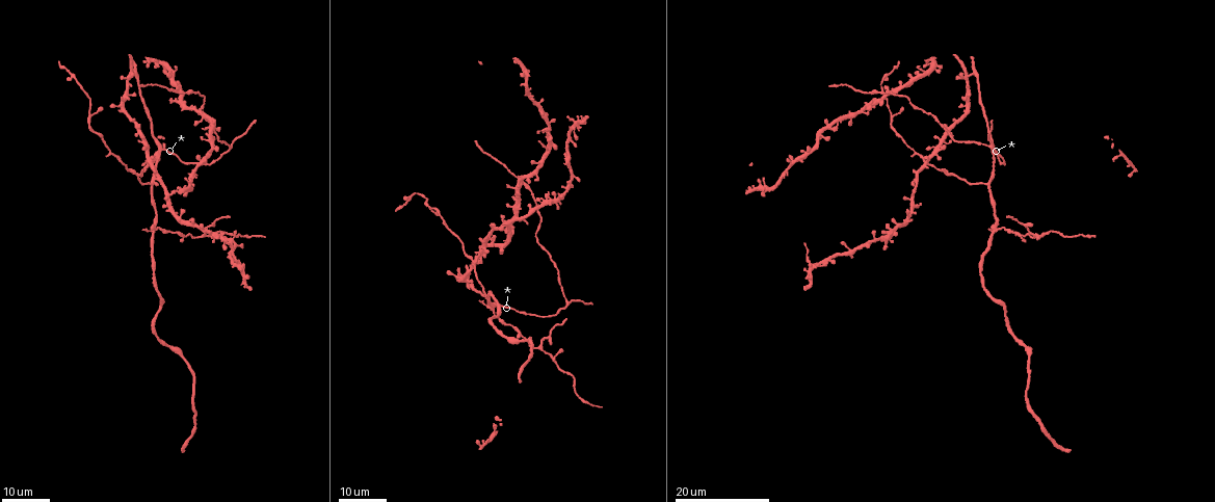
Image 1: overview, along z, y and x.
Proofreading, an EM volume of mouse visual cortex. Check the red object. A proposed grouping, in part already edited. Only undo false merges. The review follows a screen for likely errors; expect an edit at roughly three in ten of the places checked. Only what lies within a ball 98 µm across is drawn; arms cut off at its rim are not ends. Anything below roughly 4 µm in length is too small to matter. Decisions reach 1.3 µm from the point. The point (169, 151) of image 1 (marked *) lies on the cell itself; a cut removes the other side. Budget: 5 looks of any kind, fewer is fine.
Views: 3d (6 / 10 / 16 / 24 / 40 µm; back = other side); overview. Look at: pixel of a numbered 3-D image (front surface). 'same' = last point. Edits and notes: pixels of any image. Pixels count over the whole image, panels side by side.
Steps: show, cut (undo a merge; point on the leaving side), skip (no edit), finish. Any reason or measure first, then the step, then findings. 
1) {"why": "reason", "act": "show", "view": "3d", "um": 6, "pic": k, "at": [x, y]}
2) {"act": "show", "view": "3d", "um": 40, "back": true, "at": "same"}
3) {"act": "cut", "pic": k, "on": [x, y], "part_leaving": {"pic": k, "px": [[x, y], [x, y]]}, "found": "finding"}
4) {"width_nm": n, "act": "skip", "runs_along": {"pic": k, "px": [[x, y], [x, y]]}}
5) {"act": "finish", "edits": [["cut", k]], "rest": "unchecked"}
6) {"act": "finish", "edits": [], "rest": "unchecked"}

{"why": "small branch off a trunk", "act": "show", "view": "3d", "um": 16, "pic": 1, "at": [491, 309]}

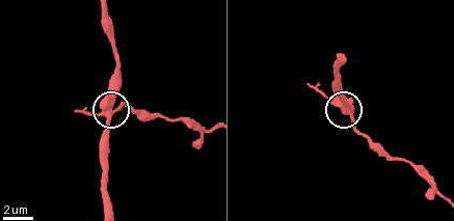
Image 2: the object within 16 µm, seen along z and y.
{"act": "show", "view": "3d", "um": 6, "pic": 2, "at": [344, 108]}

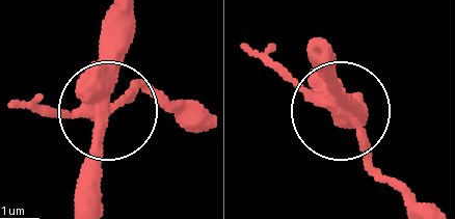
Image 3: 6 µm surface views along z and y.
{"arms": 4, "act": "cut", "pic": 3, "on": [132, 101], "part_leaving": {"pic": 3, "px": [[95, 93], [114, 100], [144, 86], [204, 106]]}, "found": "a second cell is stuck on"}

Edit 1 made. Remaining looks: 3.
{"act": "show", "view": "overview"}

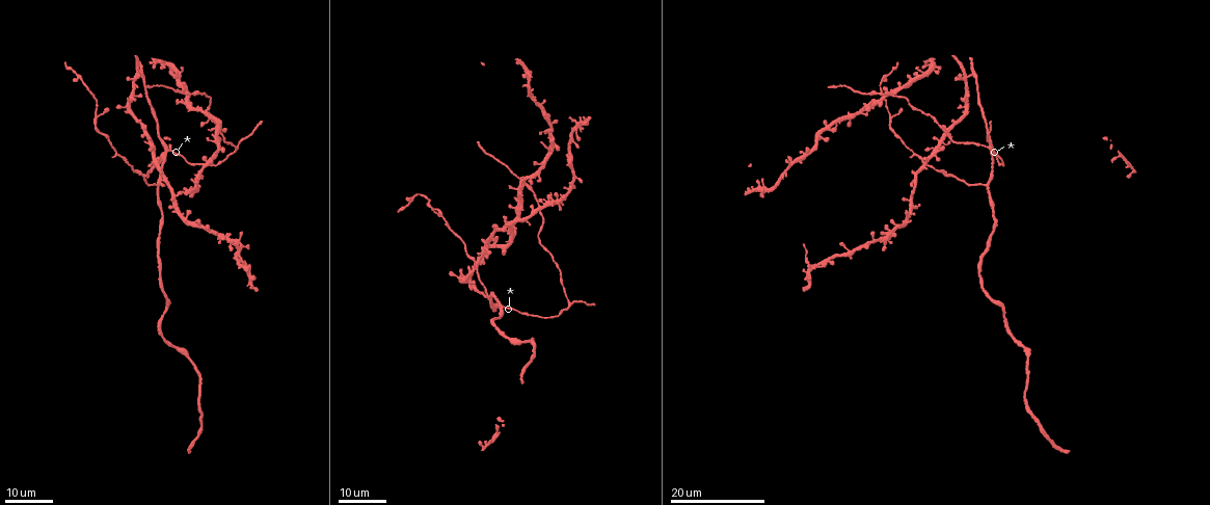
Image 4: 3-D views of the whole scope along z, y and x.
{"why": "branch point", "act": "show", "view": "3d", "um": 16, "pic": 4, "at": [157, 185]}

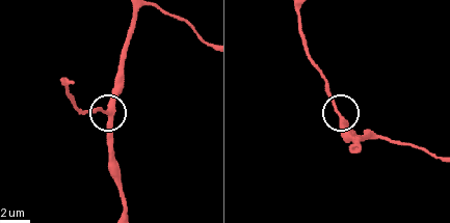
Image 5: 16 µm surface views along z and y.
{"act": "show", "view": "3d", "um": 10, "pic": 5, "at": [107, 113]}

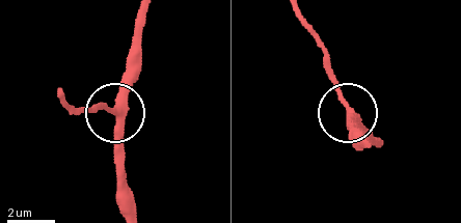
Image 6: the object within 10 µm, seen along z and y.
{"act": "skip", "runs_along": {"pic": 6, "px": [[144, 18], [138, 77], [113, 113], [91, 107]]}, "found": "all the same cell"}

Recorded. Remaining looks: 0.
{"act": "finish", "edits": [["cut", 3]], "rest": "unchecked"}

